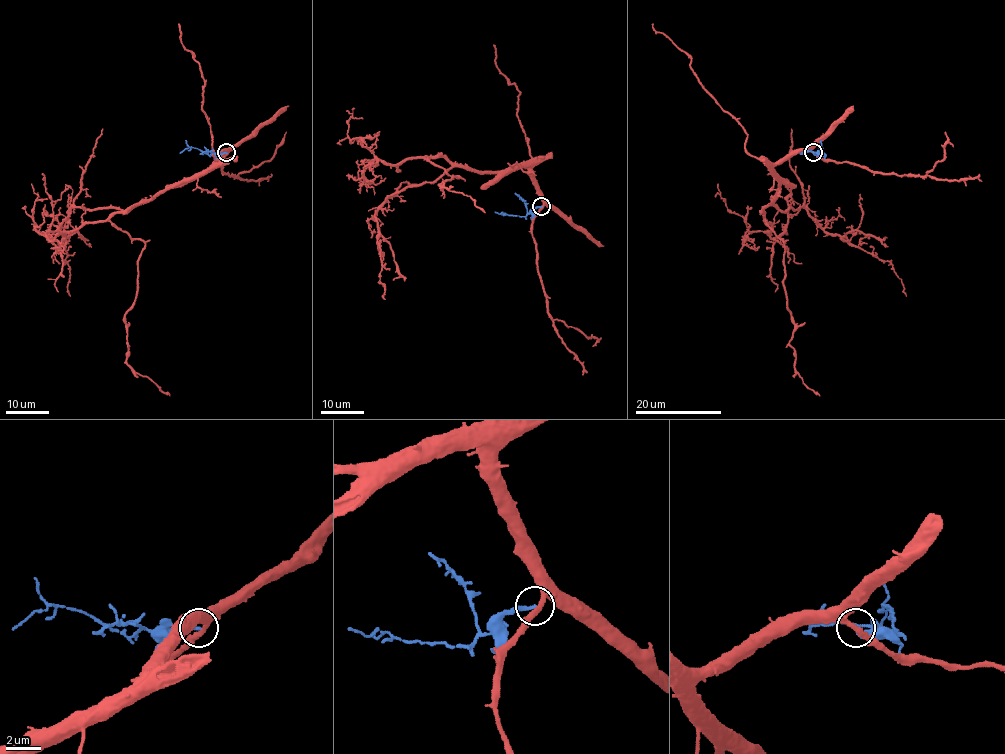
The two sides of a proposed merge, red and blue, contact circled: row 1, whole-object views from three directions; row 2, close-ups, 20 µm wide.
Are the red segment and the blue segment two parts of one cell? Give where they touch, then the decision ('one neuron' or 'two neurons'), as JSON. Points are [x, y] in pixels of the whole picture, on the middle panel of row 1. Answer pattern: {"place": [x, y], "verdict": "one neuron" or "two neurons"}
{"place": [541, 206], "verdict": "two neurons"}

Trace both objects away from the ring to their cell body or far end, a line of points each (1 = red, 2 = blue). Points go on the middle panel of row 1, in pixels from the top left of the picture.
1: (541, 207), (541, 191), (525, 166), (474, 171), (425, 157), (459, 176), (441, 188), (469, 196), (484, 212)
2: (541, 207), (534, 208), (524, 216), (495, 212)

